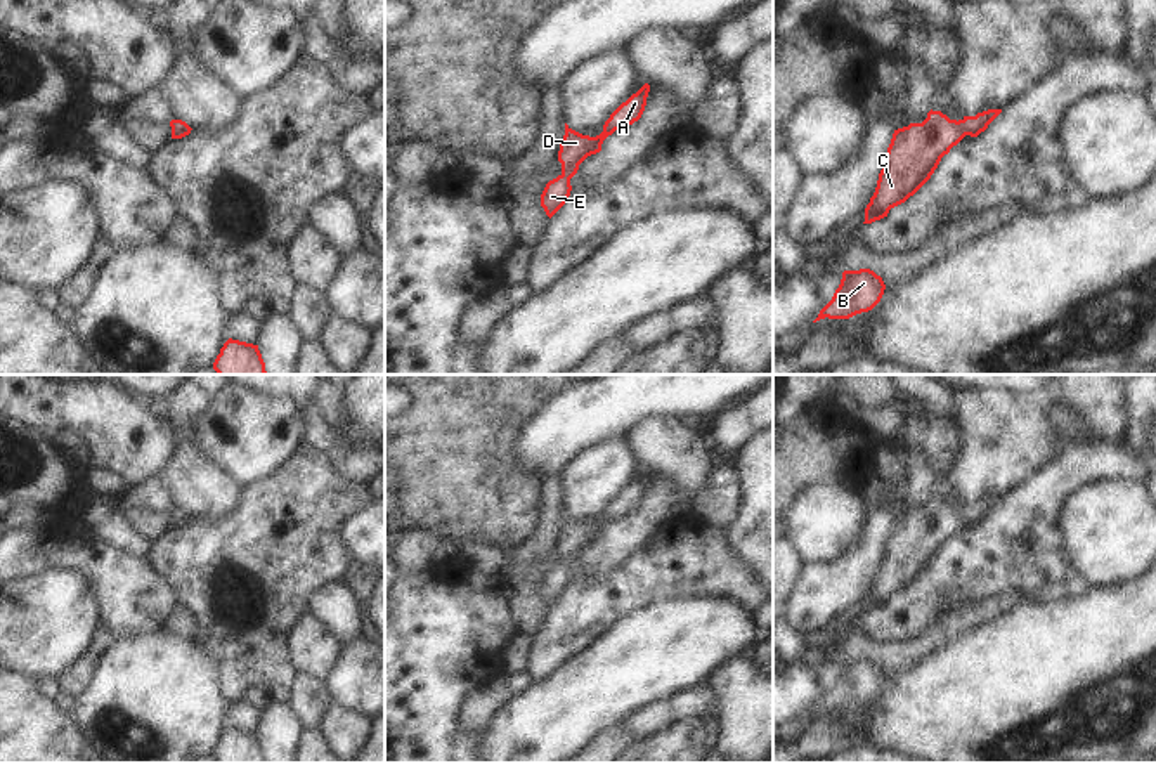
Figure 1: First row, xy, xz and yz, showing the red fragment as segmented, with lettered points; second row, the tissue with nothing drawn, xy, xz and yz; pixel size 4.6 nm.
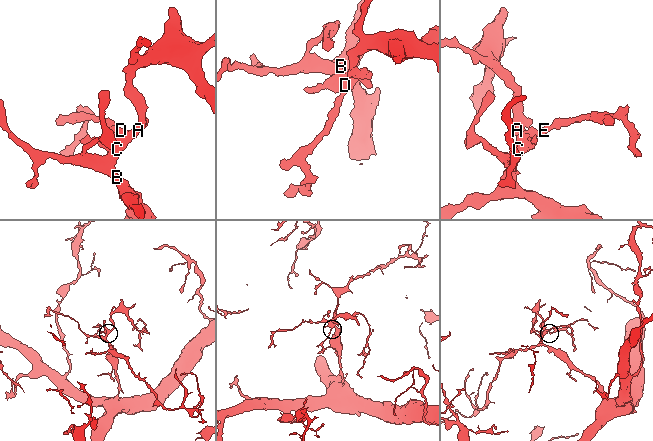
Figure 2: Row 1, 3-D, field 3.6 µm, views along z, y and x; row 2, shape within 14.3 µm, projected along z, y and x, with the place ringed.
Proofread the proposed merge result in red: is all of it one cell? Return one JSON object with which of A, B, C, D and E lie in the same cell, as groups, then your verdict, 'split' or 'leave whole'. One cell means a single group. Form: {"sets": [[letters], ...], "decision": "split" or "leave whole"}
{"sets": [["A", "B", "C", "D", "E"]], "decision": "leave whole"}

